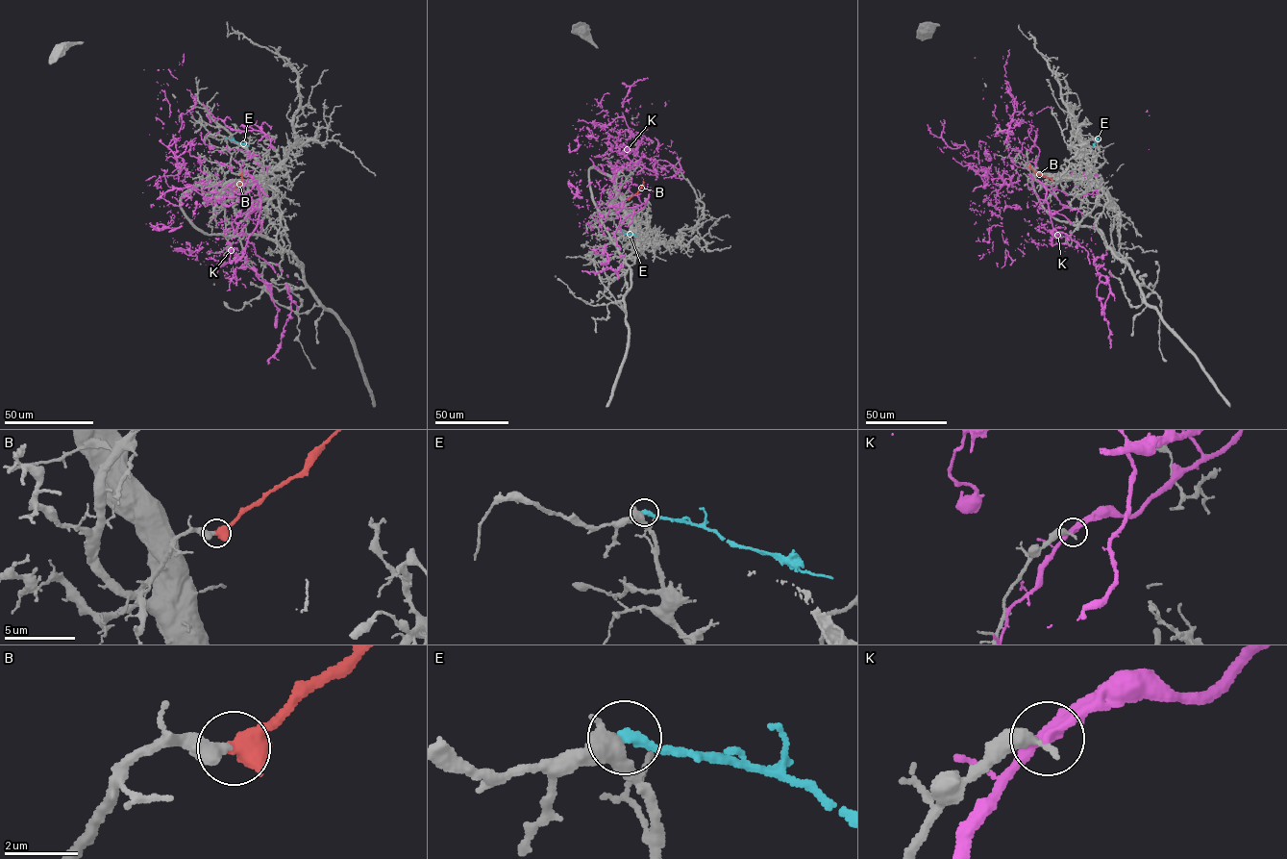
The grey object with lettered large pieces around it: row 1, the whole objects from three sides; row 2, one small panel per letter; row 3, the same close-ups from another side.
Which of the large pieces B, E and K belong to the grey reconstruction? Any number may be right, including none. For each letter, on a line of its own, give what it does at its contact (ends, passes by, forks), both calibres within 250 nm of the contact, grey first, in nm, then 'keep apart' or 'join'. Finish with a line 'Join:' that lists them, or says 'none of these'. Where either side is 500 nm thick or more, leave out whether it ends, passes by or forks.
B: 420 nm thick on the grey side, 600 nm on the other; join
E: it ends there; 480 nm thick on the grey side, 280 nm on the other; keep apart
K: it ends there; 320 nm thick on the grey side, 170 nm on the other; keep apart
Join: B

